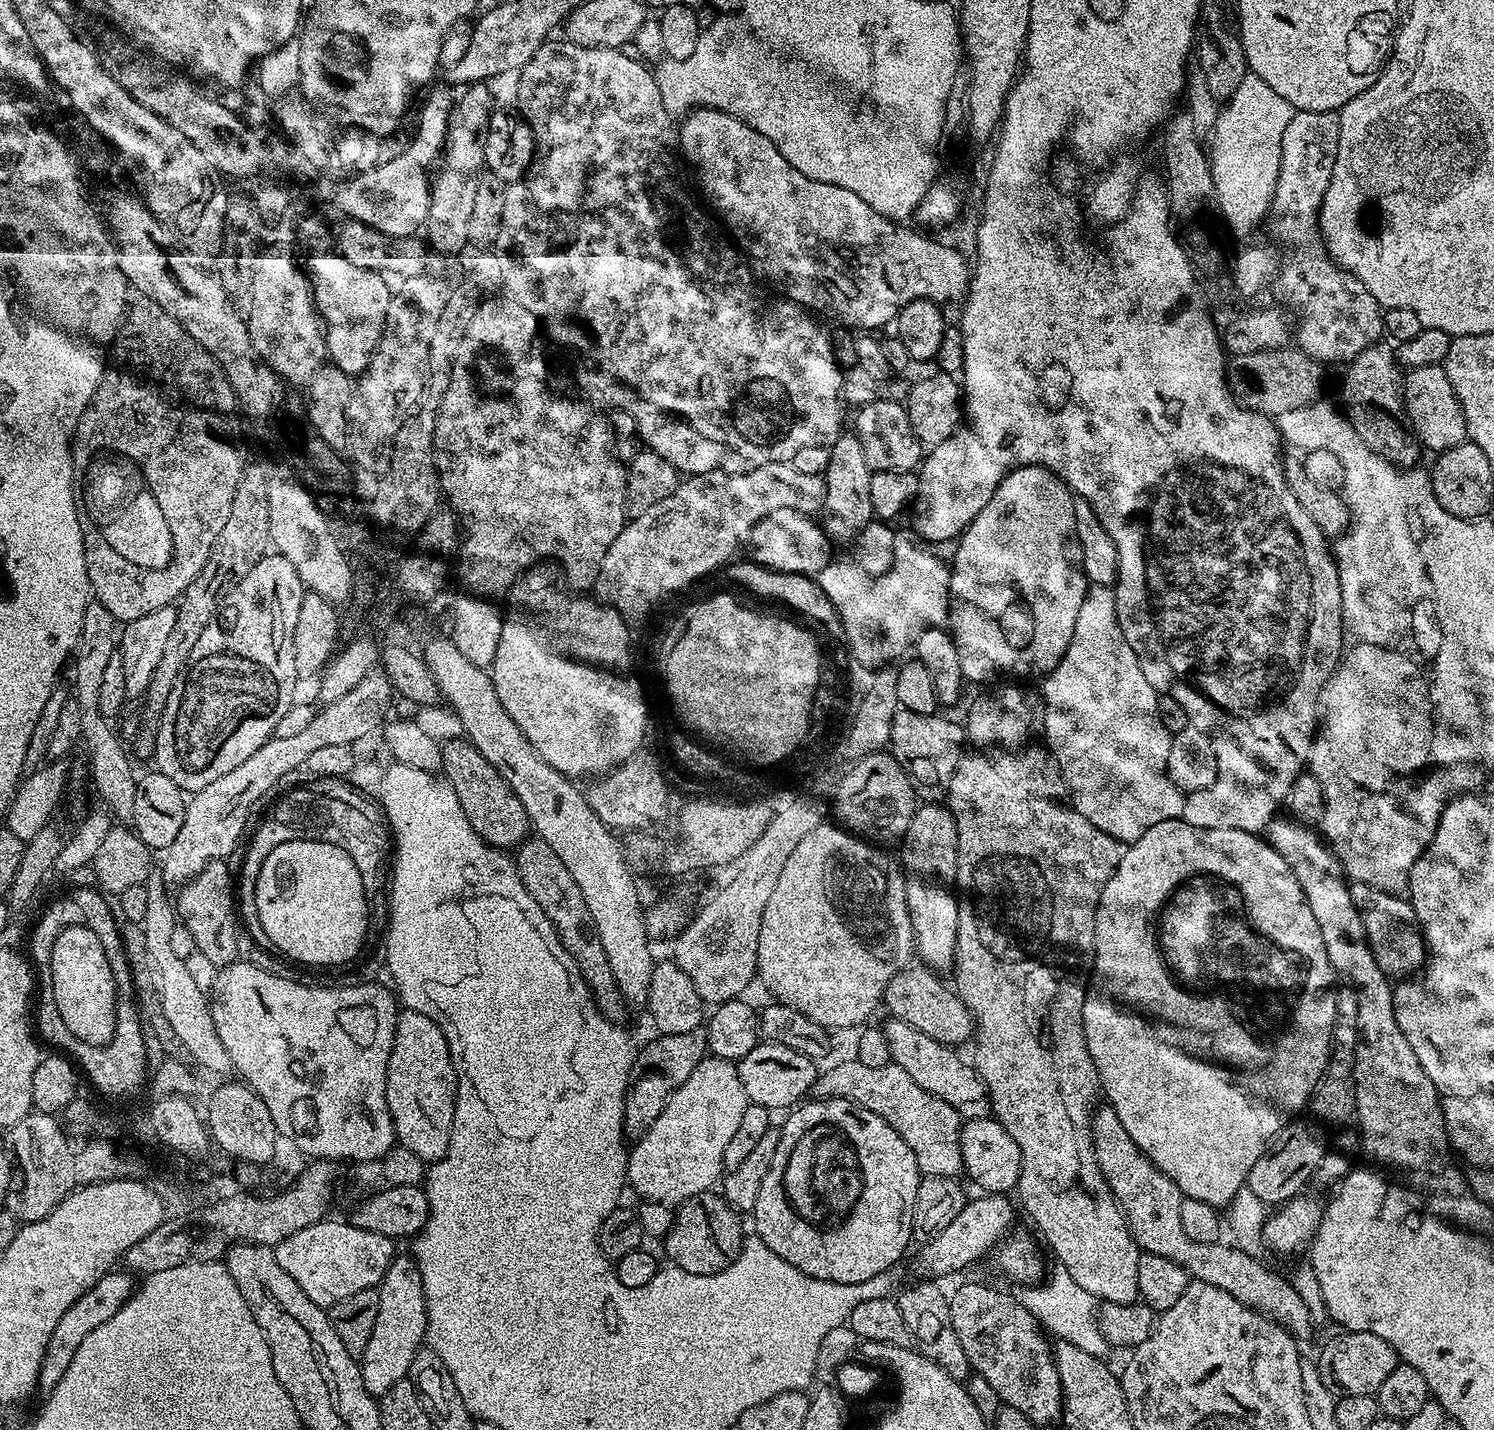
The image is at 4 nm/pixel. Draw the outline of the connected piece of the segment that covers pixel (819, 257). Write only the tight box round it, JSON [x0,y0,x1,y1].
[678,108,970,330]

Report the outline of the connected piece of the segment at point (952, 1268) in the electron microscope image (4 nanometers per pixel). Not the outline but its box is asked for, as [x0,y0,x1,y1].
[916,1194,1012,1278]

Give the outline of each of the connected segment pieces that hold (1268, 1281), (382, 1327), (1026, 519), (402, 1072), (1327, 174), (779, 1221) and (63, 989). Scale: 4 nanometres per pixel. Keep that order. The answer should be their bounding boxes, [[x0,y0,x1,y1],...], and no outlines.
[[1092,1106,1314,1342],[359,1255,428,1397],[948,464,1089,684],[386,1010,456,1162],[1266,111,1385,366],[750,1098,922,1286],[50,924,118,1046]]

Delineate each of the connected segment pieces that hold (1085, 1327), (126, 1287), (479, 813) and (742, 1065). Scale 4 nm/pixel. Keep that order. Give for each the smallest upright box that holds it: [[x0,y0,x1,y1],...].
[[1020,1267,1110,1358],[39,1270,138,1390],[442,739,530,848],[736,1042,818,1110]]

